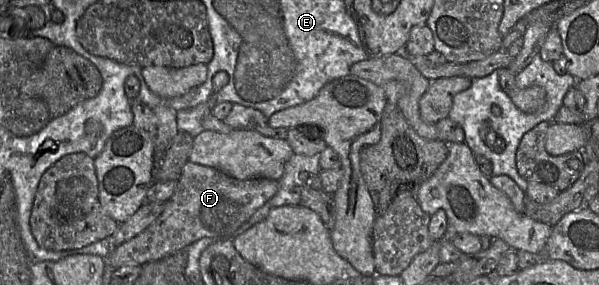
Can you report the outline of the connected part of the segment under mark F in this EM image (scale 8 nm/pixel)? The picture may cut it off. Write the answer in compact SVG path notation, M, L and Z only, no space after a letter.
M188 161L163 213L144 231L111 251L107 265L113 269L143 266L169 256L202 238L232 241L232 234L278 191L279 183L269 179L237 180L218 169Z

